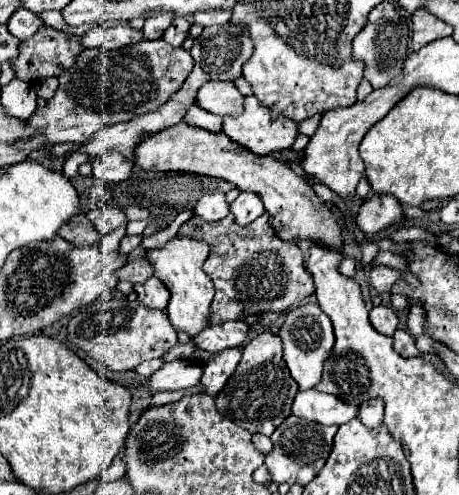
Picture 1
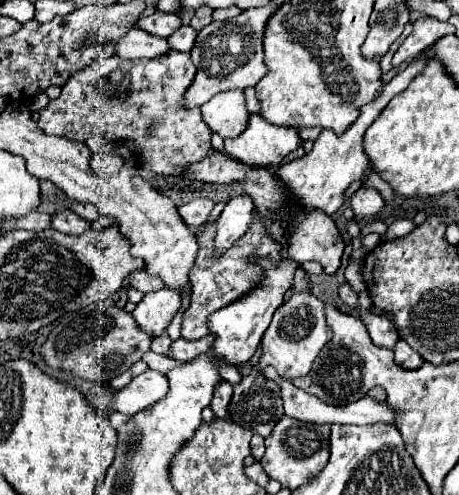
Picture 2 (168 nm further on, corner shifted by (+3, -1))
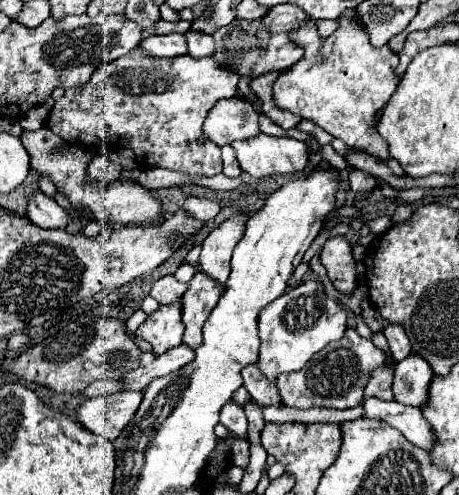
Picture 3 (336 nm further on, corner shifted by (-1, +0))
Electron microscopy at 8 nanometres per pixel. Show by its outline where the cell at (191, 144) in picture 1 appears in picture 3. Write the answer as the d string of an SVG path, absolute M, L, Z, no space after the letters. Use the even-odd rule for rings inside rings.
M332 236L320 250L320 262L324 264L328 278L336 286L336 290L350 294L356 288L356 268L352 246L348 244L346 236Z

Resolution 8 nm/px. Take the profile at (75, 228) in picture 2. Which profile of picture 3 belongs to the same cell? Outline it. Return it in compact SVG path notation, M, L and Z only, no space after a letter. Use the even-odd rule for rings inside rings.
M38 192L32 196L30 204L28 204L28 218L40 226L40 228L66 228L66 210L56 204L56 200L48 198L46 194Z

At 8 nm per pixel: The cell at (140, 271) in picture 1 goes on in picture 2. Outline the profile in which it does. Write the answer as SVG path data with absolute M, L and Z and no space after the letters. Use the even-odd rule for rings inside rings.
M138 271L138 273L134 273L134 277L130 277L128 283L130 283L134 289L142 291L142 293L150 293L150 291L158 291L158 289L166 287L166 285L162 283L162 279L152 277L152 275L148 275L146 271Z

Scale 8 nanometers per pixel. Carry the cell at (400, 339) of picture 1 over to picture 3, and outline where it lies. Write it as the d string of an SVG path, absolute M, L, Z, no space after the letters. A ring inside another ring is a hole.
M418 354L406 356L402 362L394 366L394 400L408 404L408 406L420 406L426 402L428 384L432 380L434 372L426 360Z

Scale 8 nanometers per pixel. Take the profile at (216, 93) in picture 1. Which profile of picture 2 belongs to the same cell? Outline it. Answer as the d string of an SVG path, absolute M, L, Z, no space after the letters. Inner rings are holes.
M234 89L226 93L218 93L206 105L200 107L204 123L212 133L218 133L222 139L234 139L248 125L250 111L246 109L244 91Z

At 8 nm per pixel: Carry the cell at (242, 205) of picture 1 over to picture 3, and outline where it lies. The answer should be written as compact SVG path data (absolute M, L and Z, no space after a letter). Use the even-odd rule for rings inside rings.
M234 214L218 228L214 228L204 240L204 248L200 254L202 272L218 280L222 286L226 284L226 278L230 274L230 256L234 246L242 238L242 228L246 228L246 220L248 214Z

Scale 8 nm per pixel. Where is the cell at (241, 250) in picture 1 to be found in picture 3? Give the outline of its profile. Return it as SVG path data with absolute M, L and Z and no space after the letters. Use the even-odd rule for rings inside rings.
M196 274L190 282L188 282L188 290L182 296L182 322L186 326L184 330L184 344L190 348L198 348L198 344L202 344L202 324L208 318L208 314L212 312L214 304L220 300L224 288L222 284L218 284L214 278L206 276L206 274Z

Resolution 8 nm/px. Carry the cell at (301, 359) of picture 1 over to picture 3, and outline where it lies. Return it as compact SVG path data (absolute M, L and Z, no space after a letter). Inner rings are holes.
M306 280L262 310L258 318L258 334L262 340L258 368L268 378L270 384L276 385L280 372L302 370L318 350L322 350L330 342L340 340L344 330L346 330L344 308L326 296L324 286L320 282Z

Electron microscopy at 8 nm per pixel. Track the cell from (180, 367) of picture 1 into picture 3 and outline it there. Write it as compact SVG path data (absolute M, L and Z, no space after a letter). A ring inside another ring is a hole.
M116 392L106 398L90 398L78 408L78 422L94 434L114 442L122 428L134 418L142 392Z

